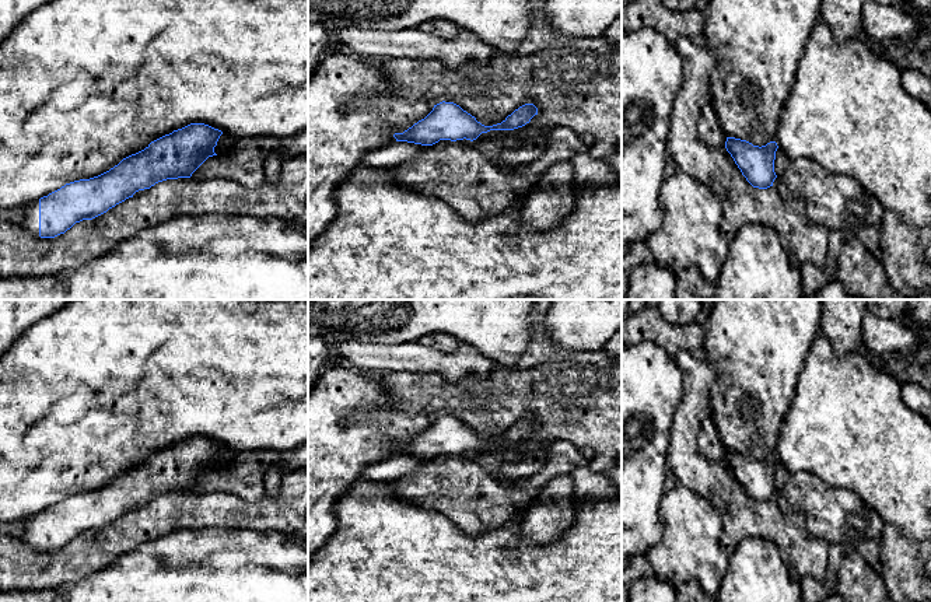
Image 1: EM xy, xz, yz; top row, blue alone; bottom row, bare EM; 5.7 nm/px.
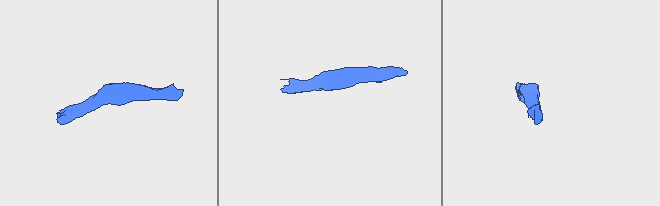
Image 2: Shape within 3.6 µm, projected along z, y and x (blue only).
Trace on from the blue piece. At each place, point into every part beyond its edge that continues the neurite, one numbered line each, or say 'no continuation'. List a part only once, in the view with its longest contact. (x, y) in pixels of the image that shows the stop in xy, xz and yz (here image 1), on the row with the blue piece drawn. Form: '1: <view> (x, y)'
1: xy (31, 212)

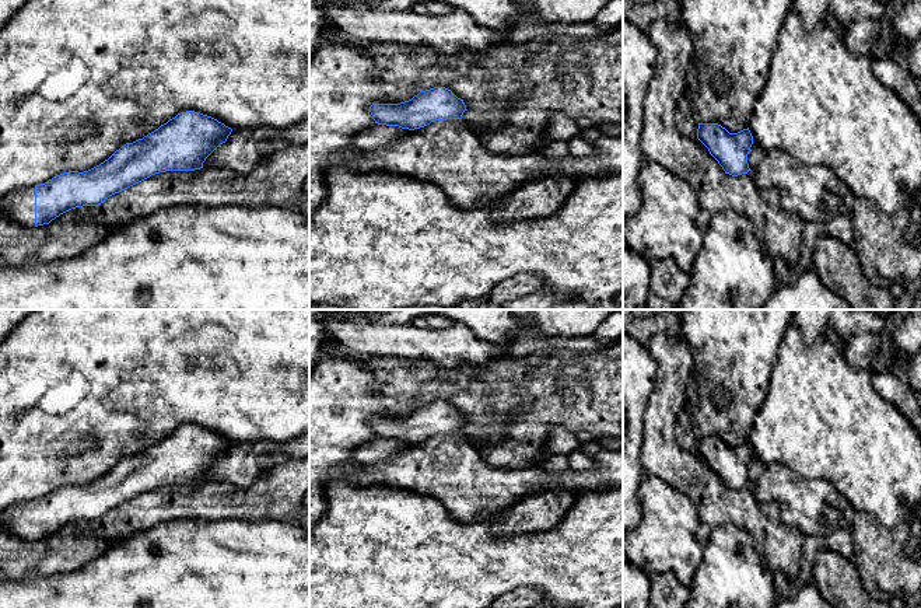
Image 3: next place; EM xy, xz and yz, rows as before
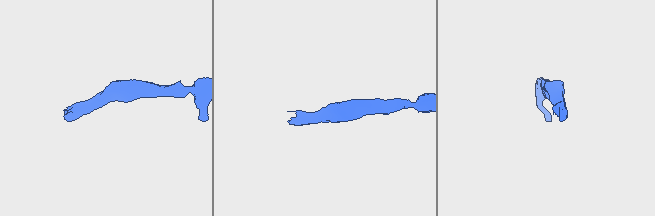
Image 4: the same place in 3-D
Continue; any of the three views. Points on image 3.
1: xy (20, 206)

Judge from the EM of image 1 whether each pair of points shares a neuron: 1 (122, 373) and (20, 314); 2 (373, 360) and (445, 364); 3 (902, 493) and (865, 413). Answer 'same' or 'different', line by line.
1: different
2: same
3: same

